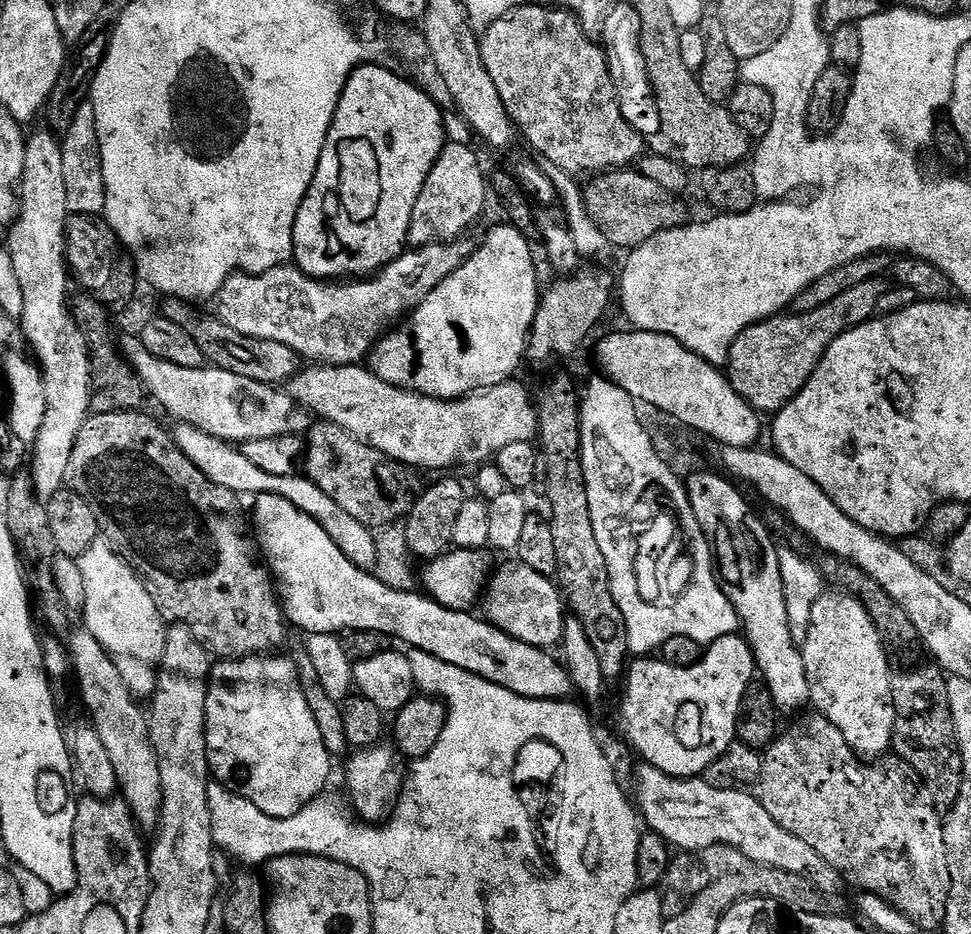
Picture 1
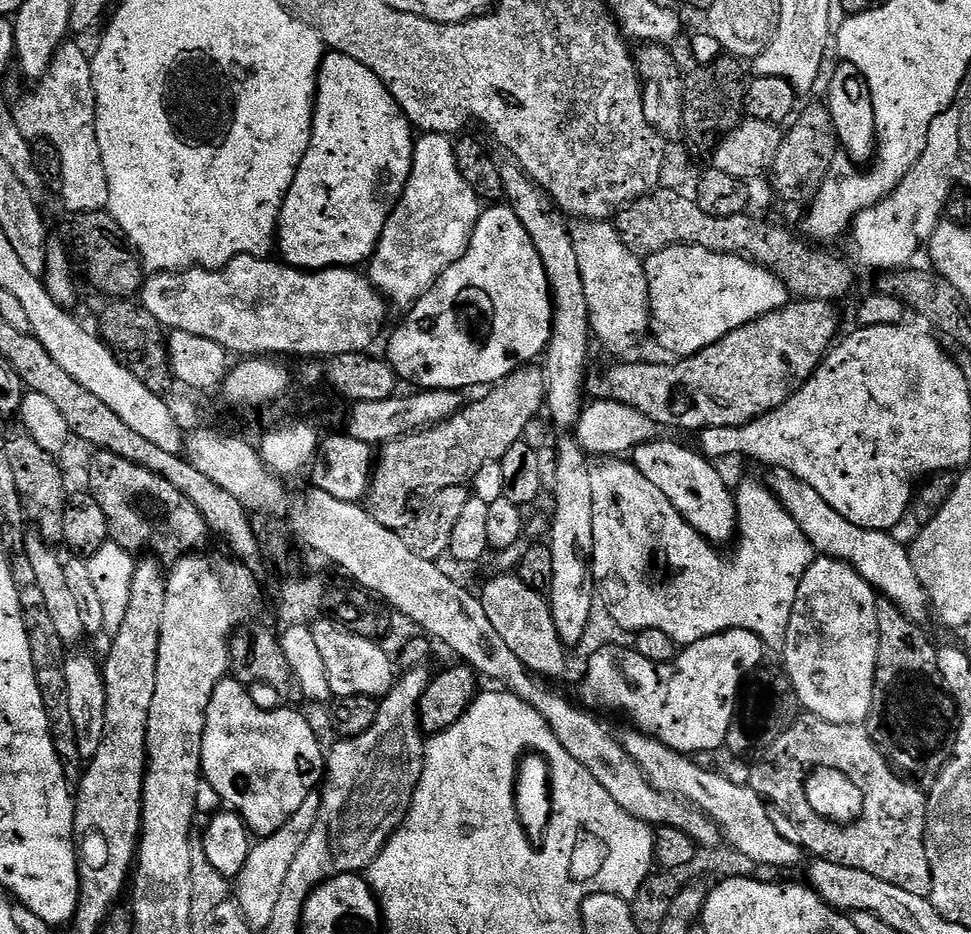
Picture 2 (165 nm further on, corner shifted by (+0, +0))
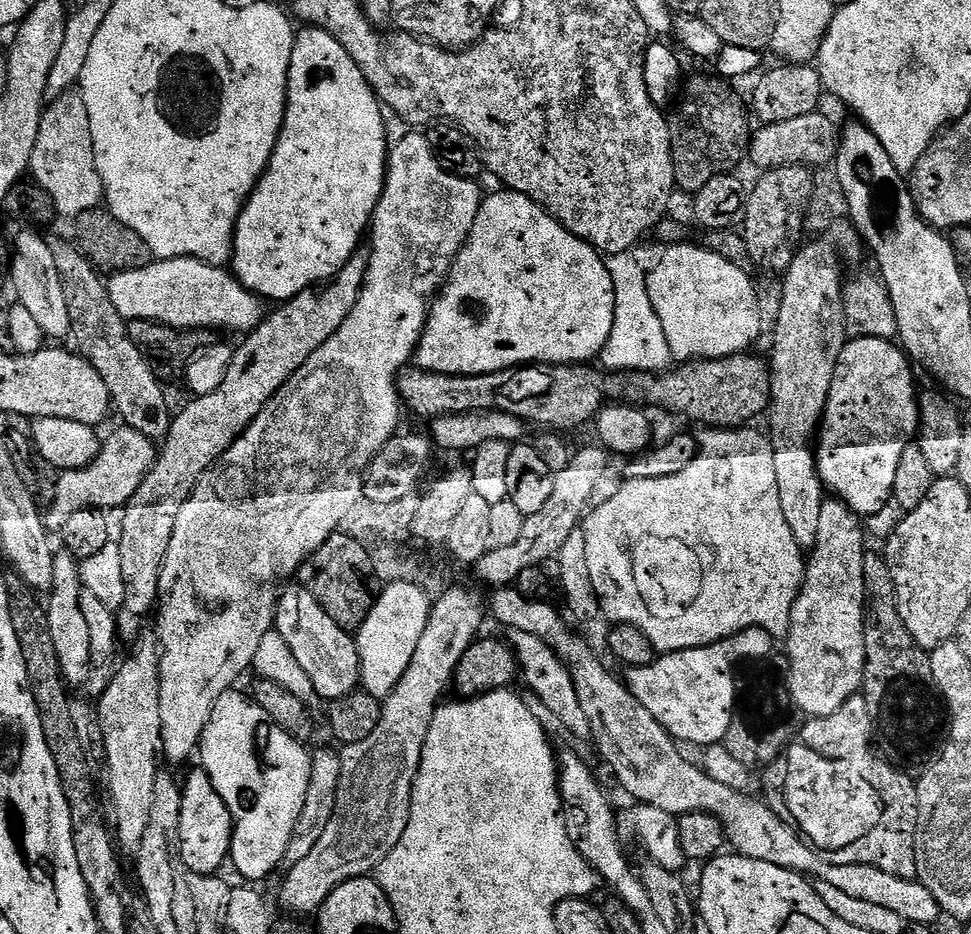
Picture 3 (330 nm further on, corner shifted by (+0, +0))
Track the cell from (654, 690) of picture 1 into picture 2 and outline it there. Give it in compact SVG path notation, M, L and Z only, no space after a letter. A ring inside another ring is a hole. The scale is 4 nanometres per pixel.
M741 628L719 632L710 638L702 638L687 645L670 664L646 662L646 658L642 658L642 654L638 654L635 647L604 648L586 660L588 673L584 676L583 703L592 710L609 708L612 712L625 712L636 723L633 725L639 731L653 736L676 752L712 752L715 748L725 747L742 685L749 674L755 673L763 665L760 663L763 662L764 655L764 641L758 638L758 634Z

